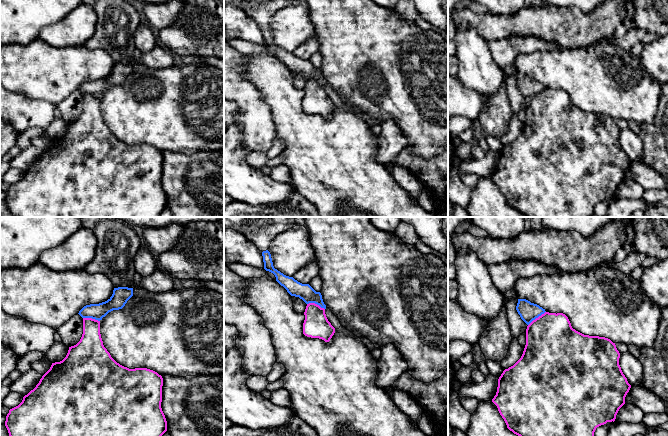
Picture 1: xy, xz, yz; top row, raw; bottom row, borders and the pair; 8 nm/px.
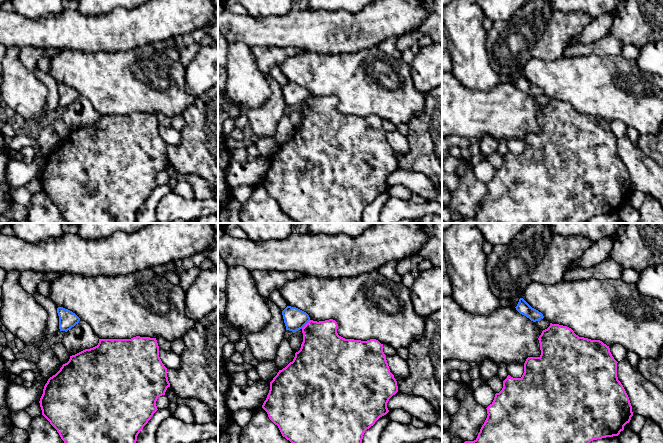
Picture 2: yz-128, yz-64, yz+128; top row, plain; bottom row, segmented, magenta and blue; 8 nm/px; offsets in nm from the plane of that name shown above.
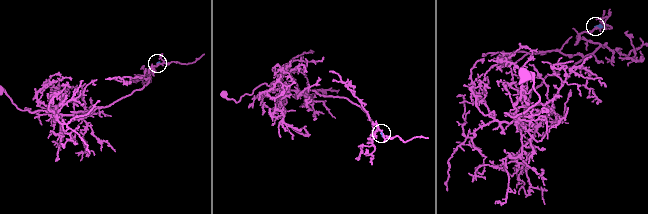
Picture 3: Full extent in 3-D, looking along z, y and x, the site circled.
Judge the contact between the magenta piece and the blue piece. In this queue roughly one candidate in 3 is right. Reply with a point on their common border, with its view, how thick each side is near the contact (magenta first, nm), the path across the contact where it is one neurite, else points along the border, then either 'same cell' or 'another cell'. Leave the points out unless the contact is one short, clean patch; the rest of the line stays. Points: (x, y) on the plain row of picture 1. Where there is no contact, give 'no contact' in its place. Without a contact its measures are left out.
meets magenta in xz at (316, 80); 200 nm thick on the magenta side, 130 nm on the other; border along xz (307, 79), (316, 79), (324, 85); another cell

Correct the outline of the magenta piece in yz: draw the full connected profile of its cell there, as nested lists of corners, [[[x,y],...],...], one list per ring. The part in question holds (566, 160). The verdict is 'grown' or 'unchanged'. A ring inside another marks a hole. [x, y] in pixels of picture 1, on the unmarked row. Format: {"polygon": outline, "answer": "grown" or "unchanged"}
{"polygon": [[[545,88],[533,96],[526,105],[526,121],[521,134],[511,143],[505,145],[498,155],[497,168],[492,178],[497,182],[498,187],[504,195],[507,204],[514,210],[527,217],[590,217],[594,214],[597,203],[614,198],[619,185],[625,180],[625,173],[631,161],[623,150],[619,141],[620,129],[615,119],[610,115],[599,112],[584,111],[572,104],[568,93],[563,89]]], "answer": "unchanged"}

